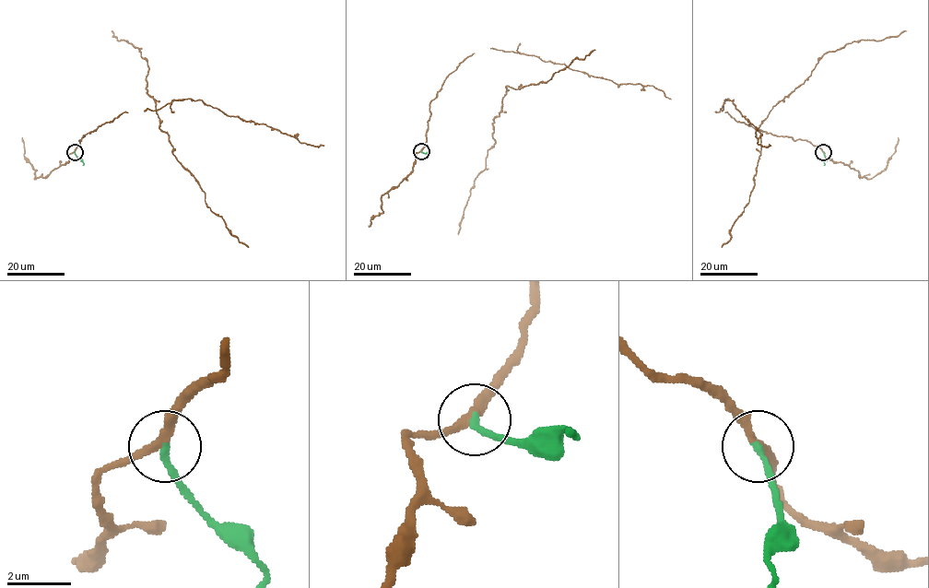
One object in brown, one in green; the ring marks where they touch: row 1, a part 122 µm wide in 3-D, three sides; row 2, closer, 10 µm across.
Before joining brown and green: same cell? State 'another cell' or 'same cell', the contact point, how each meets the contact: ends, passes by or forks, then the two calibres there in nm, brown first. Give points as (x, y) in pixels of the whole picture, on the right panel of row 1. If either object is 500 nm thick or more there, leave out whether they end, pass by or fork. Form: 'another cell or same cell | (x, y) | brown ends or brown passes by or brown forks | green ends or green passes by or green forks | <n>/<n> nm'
another cell | (823, 152) | brown passes by | green ends | 260/200 nm

